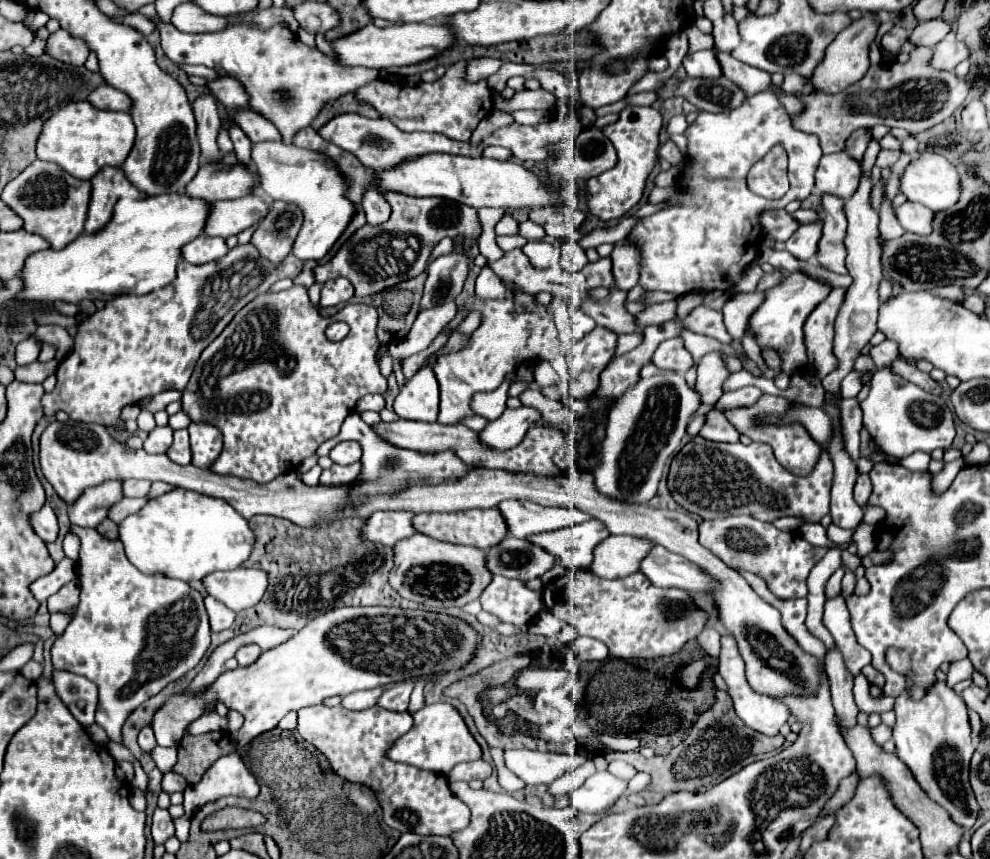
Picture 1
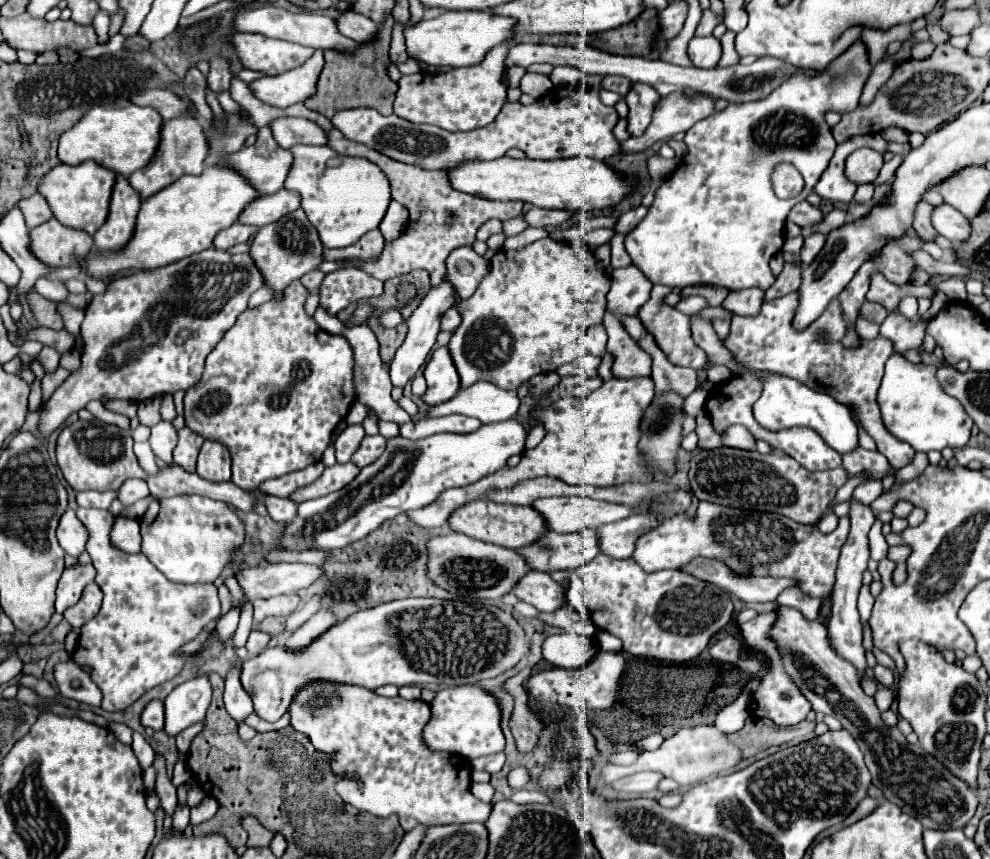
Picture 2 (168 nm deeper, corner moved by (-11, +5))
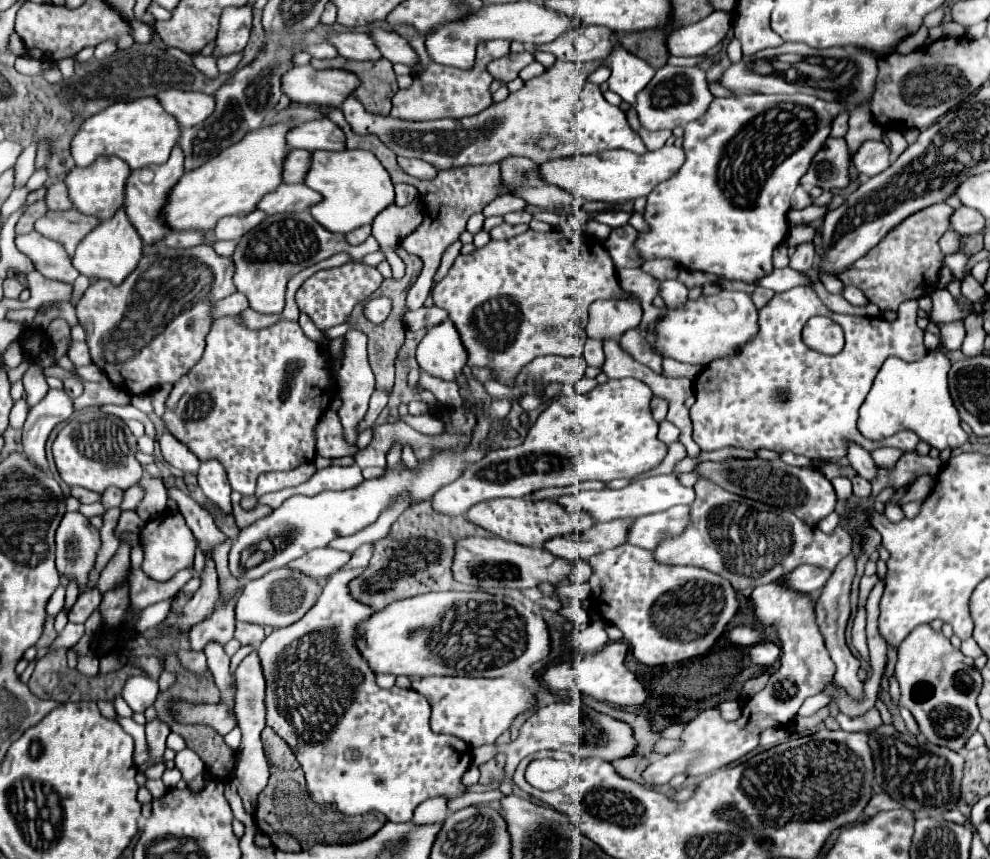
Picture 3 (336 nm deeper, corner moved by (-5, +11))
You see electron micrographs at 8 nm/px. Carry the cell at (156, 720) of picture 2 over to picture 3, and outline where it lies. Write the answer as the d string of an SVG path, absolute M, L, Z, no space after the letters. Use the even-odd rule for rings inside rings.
M132 677L122 689L122 699L130 705L134 713L144 713L158 695L158 683L148 677Z

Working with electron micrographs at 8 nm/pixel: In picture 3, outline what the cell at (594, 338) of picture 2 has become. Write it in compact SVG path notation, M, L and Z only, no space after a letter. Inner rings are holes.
M586 339L586 345L584 345L584 359L586 359L588 365L602 367L602 361L604 361L602 341L598 341L598 339Z

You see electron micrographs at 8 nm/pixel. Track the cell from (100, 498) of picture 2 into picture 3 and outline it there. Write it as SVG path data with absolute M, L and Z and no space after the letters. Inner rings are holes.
M72 487L72 497L76 497L80 503L94 503L94 501L100 501L102 495L84 487Z

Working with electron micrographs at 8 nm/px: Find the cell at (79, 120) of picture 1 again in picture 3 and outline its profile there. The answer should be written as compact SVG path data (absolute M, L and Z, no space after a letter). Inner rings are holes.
M140 97L134 101L118 101L88 117L72 137L70 153L78 167L90 165L98 155L116 155L126 161L130 169L140 169L166 163L178 137L180 131L174 117L170 117L170 113L166 113L154 97Z

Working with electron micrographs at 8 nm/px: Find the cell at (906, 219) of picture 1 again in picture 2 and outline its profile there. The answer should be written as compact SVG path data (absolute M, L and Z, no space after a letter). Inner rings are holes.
M940 205L940 207L936 207L934 213L932 213L932 225L934 225L934 229L942 237L946 237L946 239L950 239L954 243L962 243L970 235L968 217L964 217L952 205Z

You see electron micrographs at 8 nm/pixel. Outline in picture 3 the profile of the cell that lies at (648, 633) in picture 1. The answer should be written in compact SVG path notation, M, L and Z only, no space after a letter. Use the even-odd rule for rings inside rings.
M620 545L592 555L588 565L592 567L590 601L594 611L616 625L632 645L634 657L650 667L706 653L738 611L736 591L724 577L700 567L656 563L652 551L646 549Z

